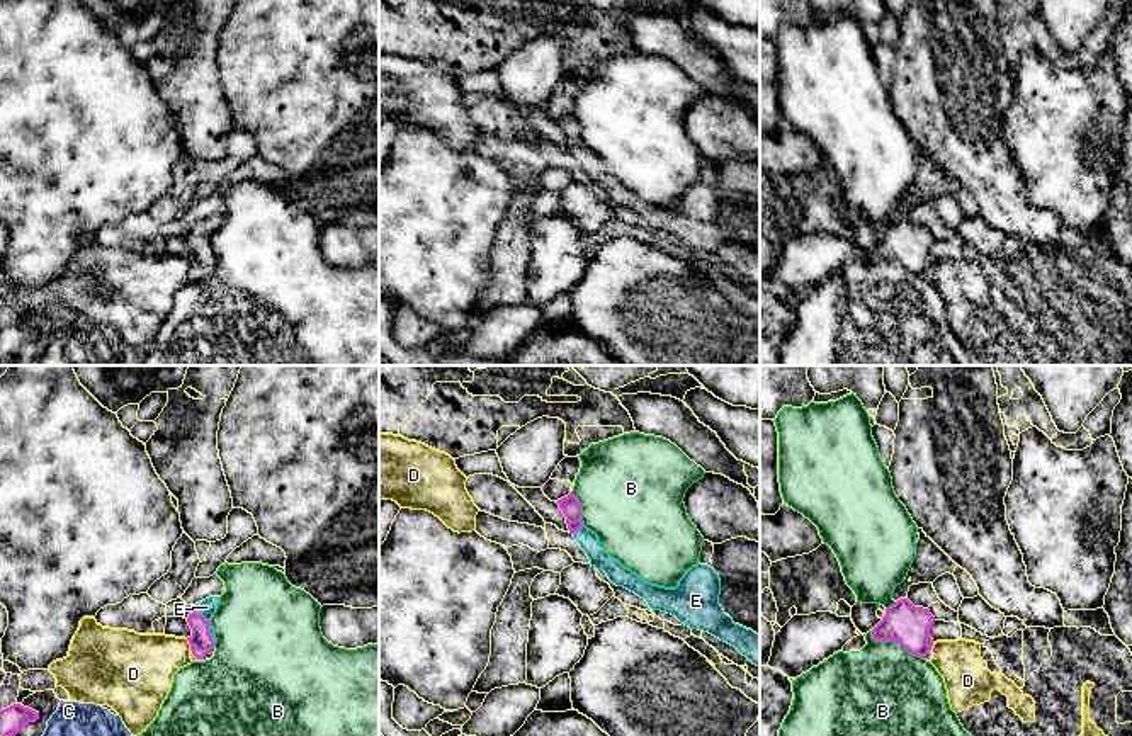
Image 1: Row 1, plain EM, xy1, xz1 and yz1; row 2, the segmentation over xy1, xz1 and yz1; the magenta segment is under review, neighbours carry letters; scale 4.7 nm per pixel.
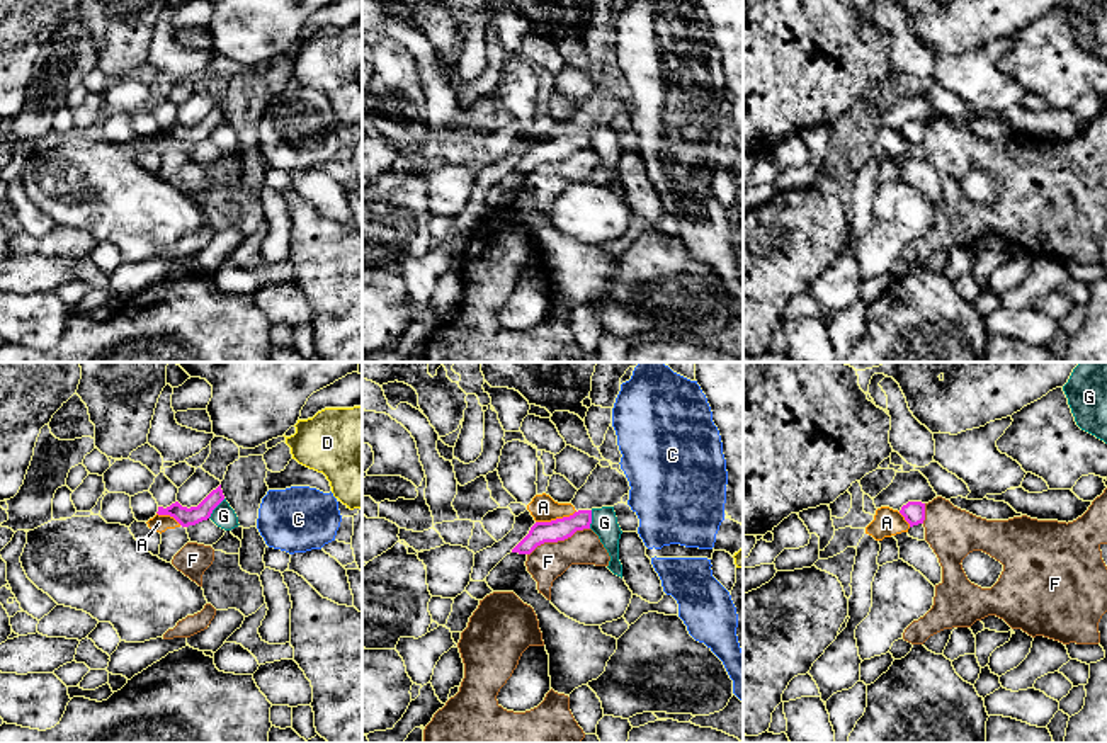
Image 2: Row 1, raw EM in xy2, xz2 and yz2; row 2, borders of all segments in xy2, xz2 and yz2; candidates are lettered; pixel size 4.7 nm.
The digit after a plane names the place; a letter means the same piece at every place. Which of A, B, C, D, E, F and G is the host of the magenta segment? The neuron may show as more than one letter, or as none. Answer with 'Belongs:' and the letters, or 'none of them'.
Belongs: E

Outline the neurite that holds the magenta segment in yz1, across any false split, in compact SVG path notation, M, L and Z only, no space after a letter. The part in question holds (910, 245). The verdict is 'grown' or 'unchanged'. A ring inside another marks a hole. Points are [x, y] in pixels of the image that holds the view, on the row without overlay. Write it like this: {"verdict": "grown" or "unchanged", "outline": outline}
{"verdict": "unchanged", "outline": "M901 218L886 229L886 235L872 250L872 258L896 260L906 270L925 277L933 265L930 255L933 243L935 236L928 228L914 226L908 218Z"}

